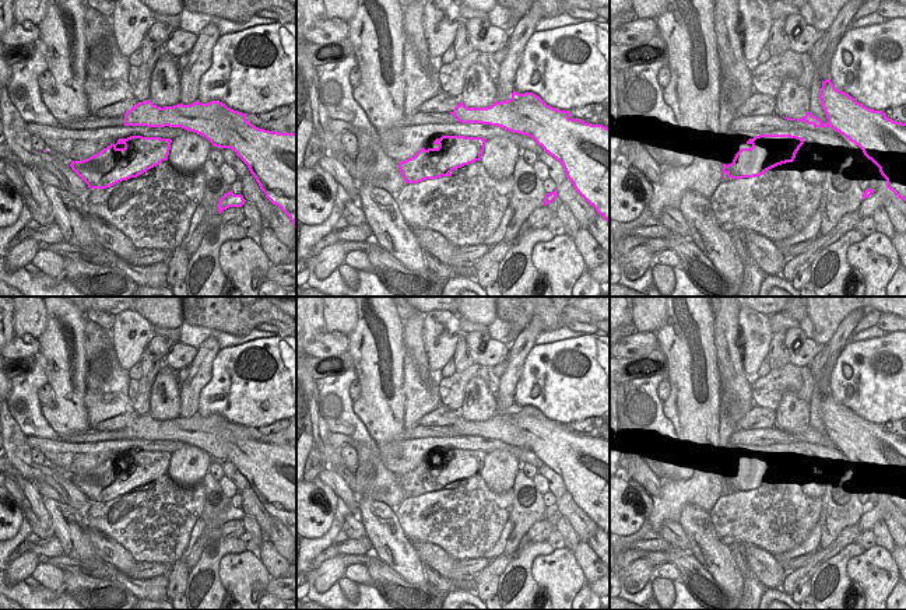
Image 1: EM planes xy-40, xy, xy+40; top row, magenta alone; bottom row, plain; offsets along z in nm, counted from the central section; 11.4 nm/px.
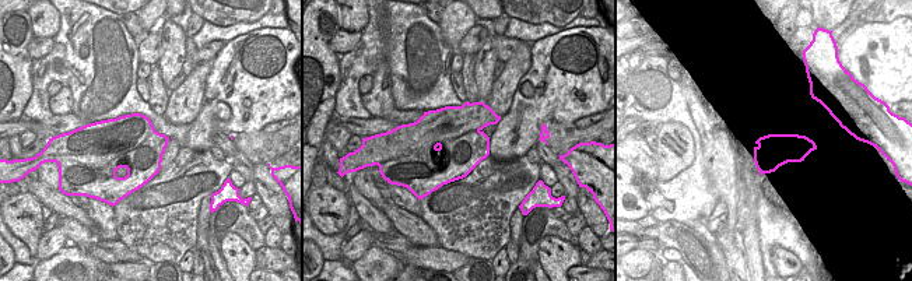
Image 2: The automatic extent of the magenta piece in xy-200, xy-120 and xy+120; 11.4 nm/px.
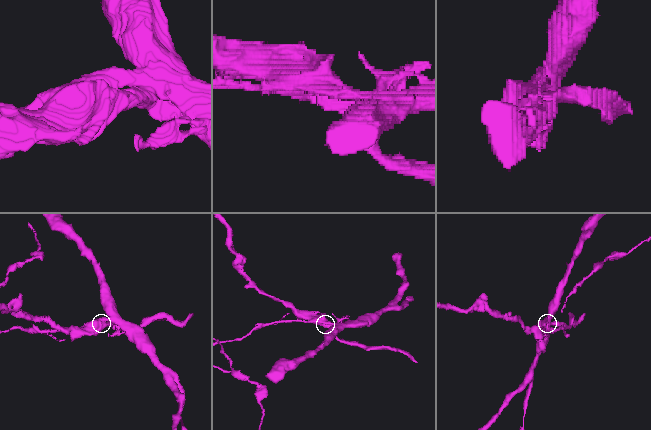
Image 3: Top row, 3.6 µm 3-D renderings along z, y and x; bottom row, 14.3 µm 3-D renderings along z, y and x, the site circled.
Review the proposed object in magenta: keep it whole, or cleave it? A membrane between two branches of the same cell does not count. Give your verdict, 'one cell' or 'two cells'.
two cells

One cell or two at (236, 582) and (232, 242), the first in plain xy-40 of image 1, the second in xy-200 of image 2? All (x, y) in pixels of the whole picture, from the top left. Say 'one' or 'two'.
one

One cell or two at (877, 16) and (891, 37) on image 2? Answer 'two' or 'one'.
two

